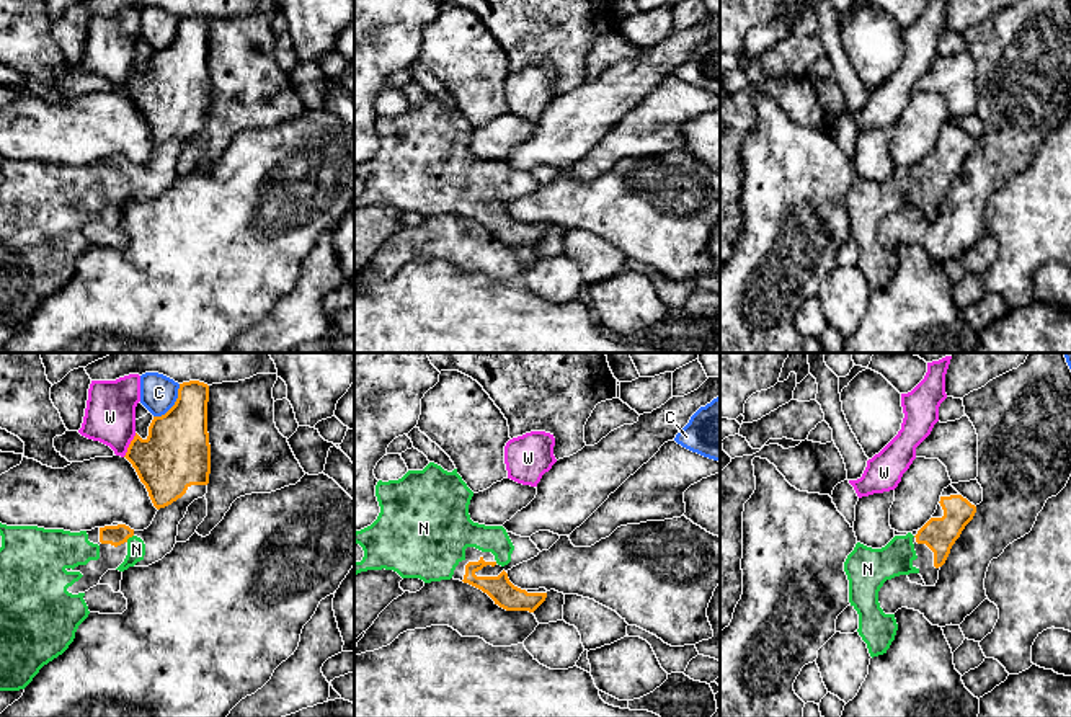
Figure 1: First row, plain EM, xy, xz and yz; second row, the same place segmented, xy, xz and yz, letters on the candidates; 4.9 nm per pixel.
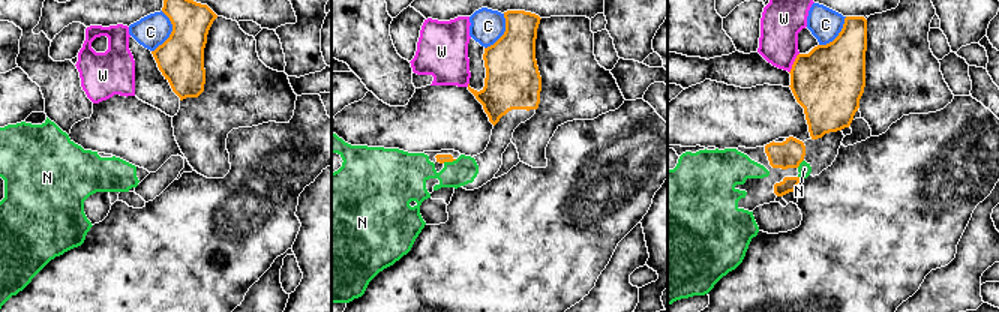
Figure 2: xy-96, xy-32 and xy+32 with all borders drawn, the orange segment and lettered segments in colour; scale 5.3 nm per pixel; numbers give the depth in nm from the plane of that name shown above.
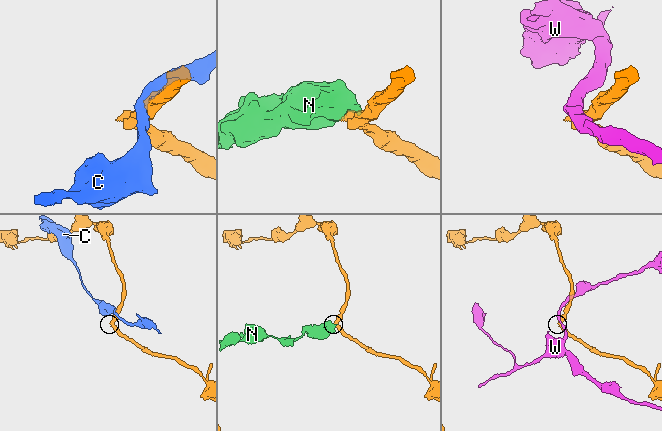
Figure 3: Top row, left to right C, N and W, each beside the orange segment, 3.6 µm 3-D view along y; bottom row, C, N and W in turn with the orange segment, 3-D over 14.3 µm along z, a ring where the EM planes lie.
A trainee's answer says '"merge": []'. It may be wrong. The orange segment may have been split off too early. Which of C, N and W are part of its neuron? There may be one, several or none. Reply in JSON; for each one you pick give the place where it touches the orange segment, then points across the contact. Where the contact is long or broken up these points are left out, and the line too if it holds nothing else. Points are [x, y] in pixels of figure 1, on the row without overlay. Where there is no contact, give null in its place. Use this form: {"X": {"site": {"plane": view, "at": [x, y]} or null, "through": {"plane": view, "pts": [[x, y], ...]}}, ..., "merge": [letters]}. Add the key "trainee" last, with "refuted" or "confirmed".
{"N": {"site": {"plane": "xy", "at": [129, 170]}, "through": {"plane": "xy", "pts": [[118, 169], [129, 170], [136, 183]]}}, "merge": ["N"], "trainee": "refuted"}

